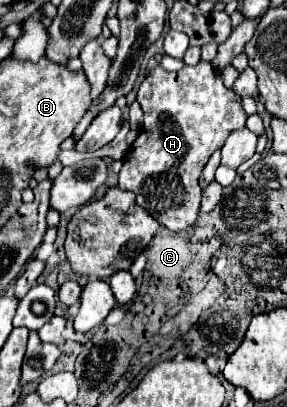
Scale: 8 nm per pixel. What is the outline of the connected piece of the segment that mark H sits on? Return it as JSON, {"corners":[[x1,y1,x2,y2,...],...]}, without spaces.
{"corners":[[199,61,195,67,185,65,179,71,165,71,161,65,155,65,139,85,137,101,143,109,143,125,139,129,139,137,125,153,123,169,119,171,119,189,133,191,137,195,137,205,151,213,151,217,169,231,183,231,191,227,199,215,199,173,213,151,225,143,229,133,245,127,247,115,241,107,241,97,223,85,221,75,213,69,211,63]]}

